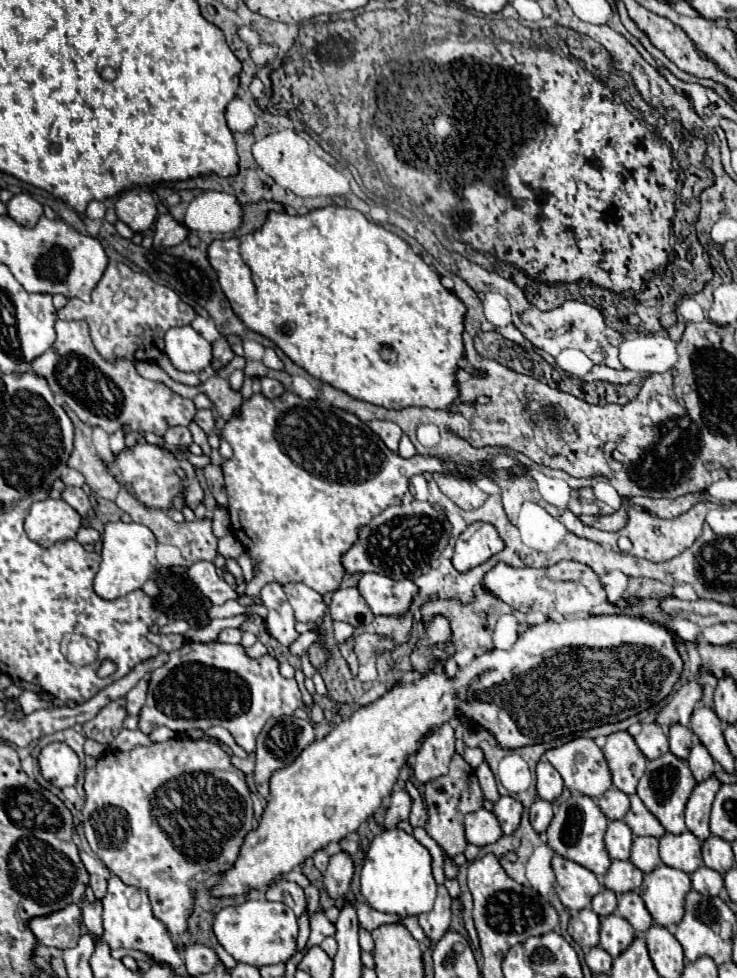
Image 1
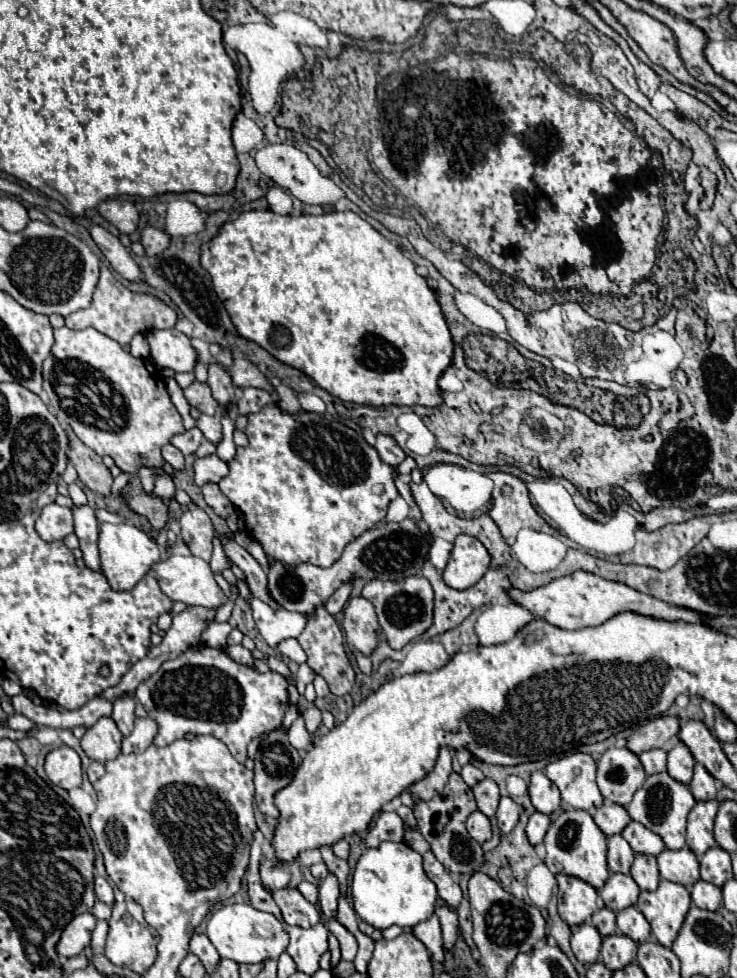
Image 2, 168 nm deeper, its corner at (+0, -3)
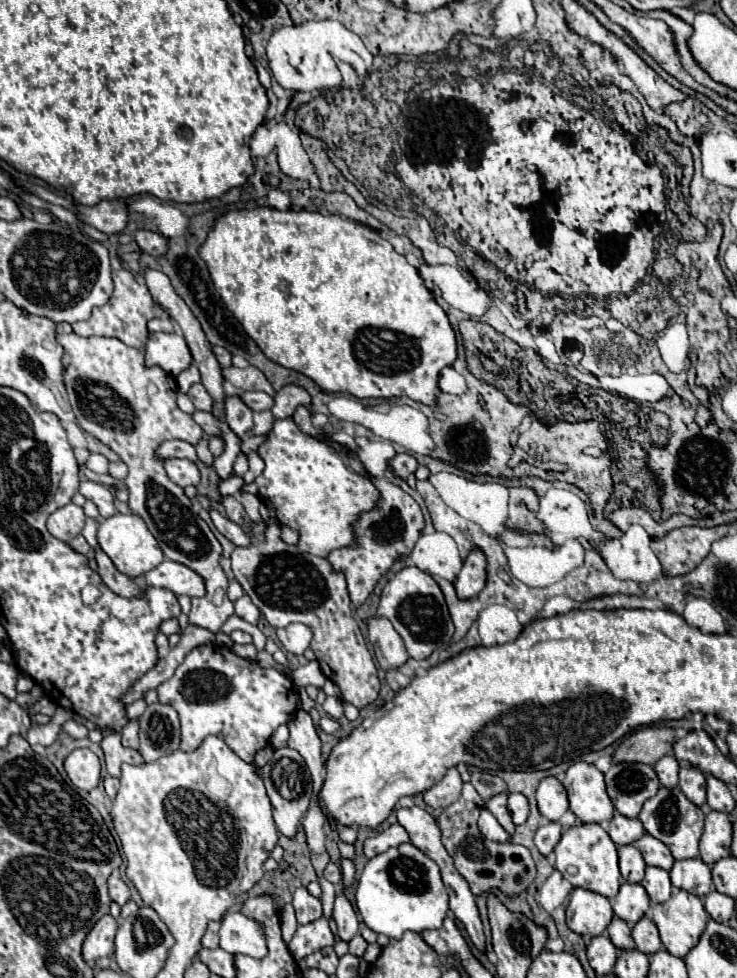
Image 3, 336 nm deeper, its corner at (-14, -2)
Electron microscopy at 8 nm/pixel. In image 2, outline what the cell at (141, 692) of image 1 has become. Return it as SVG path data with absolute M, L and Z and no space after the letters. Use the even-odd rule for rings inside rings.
M120 697L116 699L116 705L114 705L114 711L112 711L112 719L116 721L118 729L122 735L128 735L132 731L132 725L134 725L134 709L136 709L136 697Z

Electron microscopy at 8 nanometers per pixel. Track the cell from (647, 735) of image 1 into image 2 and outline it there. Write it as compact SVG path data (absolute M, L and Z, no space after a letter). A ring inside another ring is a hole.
M648 749L638 755L646 773L660 773L666 769L666 751L664 749Z

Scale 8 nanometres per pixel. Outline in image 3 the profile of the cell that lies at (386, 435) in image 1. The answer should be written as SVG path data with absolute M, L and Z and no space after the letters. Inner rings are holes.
M396 454L390 460L390 468L392 468L394 476L406 480L410 474L414 474L414 470L418 468L418 464L416 464L416 460L410 454Z

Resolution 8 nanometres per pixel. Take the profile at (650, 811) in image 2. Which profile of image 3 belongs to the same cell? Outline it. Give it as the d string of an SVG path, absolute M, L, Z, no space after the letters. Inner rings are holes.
M660 788L658 794L654 798L650 798L638 820L644 824L644 830L658 838L660 842L664 842L674 860L690 860L690 858L698 858L698 840L702 836L702 826L704 826L704 812L694 806L684 794L680 788Z

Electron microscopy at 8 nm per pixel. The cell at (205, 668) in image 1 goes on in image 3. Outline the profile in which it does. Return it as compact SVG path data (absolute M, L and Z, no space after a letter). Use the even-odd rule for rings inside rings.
M218 644L194 648L174 676L158 686L158 696L162 704L170 704L180 716L180 750L194 752L206 736L218 736L244 762L252 762L256 752L268 746L276 728L288 722L298 708L298 692L284 672L262 668Z

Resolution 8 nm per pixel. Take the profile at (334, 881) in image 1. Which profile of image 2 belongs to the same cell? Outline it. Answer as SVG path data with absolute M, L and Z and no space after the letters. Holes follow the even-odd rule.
M328 873L328 877L320 883L320 909L328 919L336 917L336 907L338 907L338 897L340 897L340 889L338 889L338 879L334 873Z

